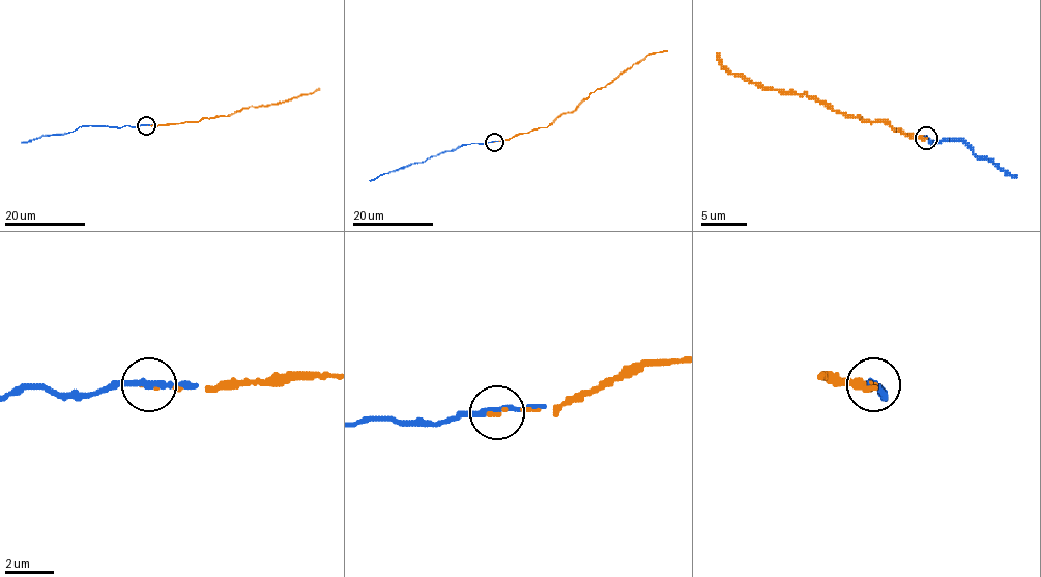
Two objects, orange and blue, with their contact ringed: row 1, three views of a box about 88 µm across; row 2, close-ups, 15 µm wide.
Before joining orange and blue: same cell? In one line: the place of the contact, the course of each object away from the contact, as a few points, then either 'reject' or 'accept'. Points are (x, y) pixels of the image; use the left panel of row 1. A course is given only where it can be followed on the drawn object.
(146, 125) | orange via (146, 125), (228, 116), (249, 106), (278, 105), (319, 88) | blue via (146, 125), (79, 126), (71, 132), (45, 135), (21, 143) | accept

